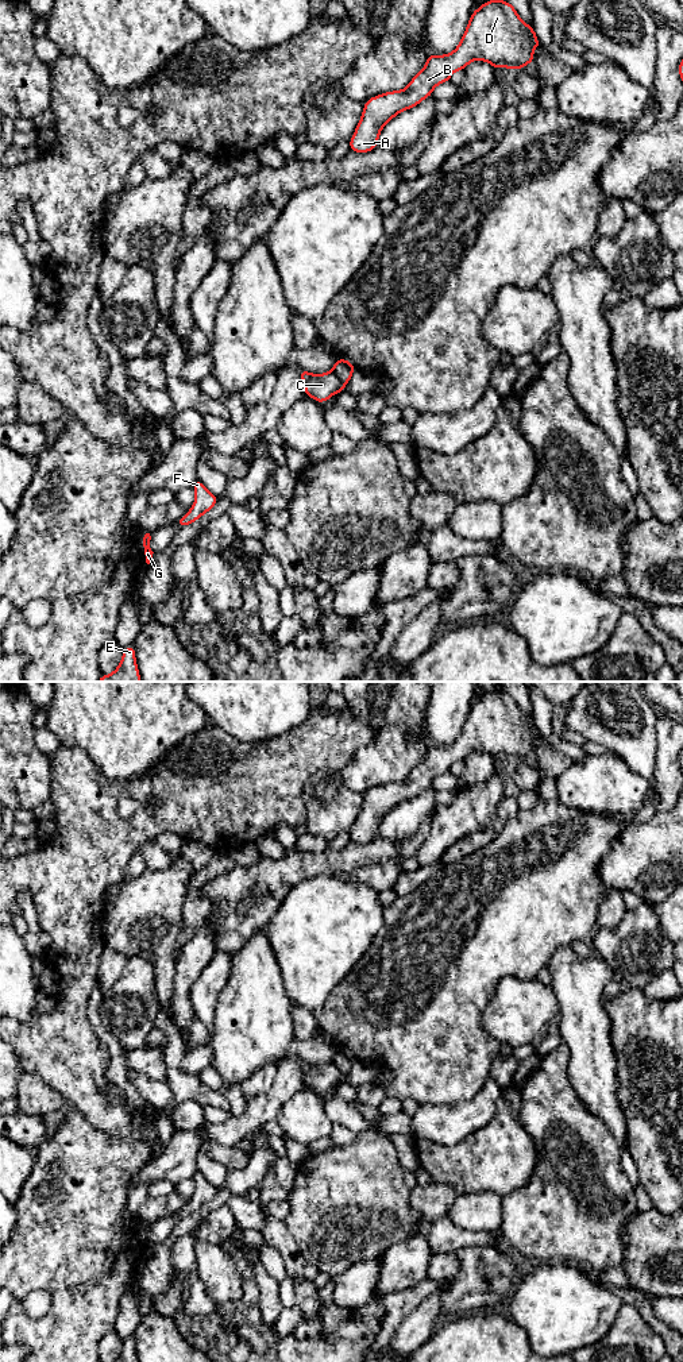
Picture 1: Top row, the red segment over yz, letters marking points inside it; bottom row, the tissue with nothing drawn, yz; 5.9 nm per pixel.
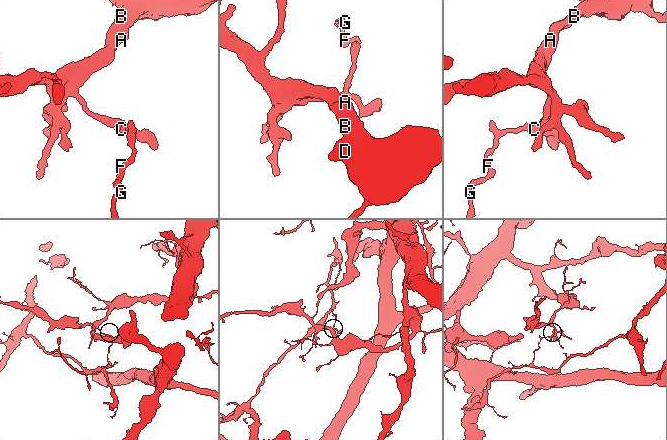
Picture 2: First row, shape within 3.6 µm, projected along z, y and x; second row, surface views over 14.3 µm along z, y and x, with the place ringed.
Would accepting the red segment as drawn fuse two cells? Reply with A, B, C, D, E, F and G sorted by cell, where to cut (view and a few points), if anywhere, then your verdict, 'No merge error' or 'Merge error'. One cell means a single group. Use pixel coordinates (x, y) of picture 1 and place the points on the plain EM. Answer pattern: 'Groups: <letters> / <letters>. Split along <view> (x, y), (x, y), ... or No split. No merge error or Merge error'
Groups: A B D / C E F G. Split along yz (332, 1061), (344, 1075). Merge error

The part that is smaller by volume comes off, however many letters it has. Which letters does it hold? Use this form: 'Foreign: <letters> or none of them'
Foreign: C, E, F, G

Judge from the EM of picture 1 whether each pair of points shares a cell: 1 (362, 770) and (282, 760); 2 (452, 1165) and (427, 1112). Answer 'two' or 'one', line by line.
1: two
2: two

